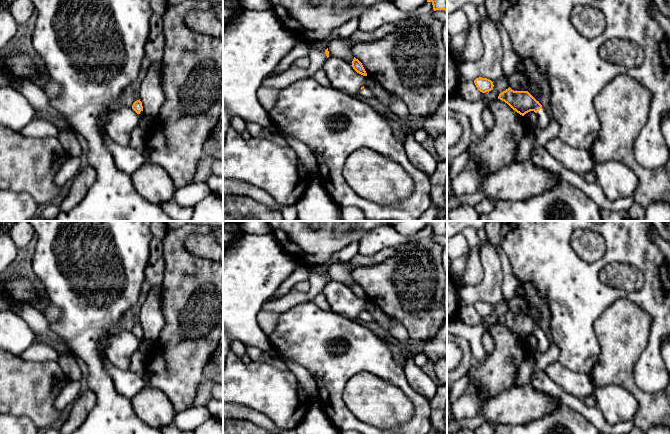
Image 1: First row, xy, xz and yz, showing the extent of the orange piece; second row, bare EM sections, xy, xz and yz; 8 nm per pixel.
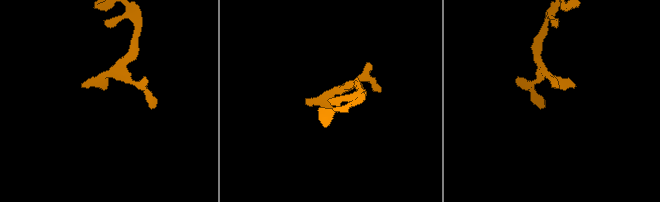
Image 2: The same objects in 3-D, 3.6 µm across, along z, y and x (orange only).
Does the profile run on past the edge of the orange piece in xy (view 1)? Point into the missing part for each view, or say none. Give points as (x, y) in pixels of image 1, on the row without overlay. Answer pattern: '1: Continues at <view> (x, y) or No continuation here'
1: Continues at xy (145, 347)

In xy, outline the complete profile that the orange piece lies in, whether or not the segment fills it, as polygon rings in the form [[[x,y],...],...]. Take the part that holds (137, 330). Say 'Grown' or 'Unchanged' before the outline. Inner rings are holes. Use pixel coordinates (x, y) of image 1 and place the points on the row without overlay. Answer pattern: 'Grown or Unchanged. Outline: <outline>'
Grown. Outline: [[[140,323],[133,327],[132,333],[142,341],[139,351],[141,351],[146,357],[148,357],[152,344],[144,339],[143,330]]]

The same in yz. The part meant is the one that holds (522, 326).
Grown. Outline: [[[509,311],[499,318],[498,323],[507,327],[513,334],[522,340],[530,335],[534,335],[538,340],[537,351],[546,352],[548,350],[548,338],[539,325],[528,315],[514,315]]]

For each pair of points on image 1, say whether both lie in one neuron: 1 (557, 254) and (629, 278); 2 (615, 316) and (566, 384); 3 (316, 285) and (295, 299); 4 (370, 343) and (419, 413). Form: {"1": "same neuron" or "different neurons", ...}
{"1": "different neurons", "2": "different neurons", "3": "same neuron", "4": "same neuron"}

